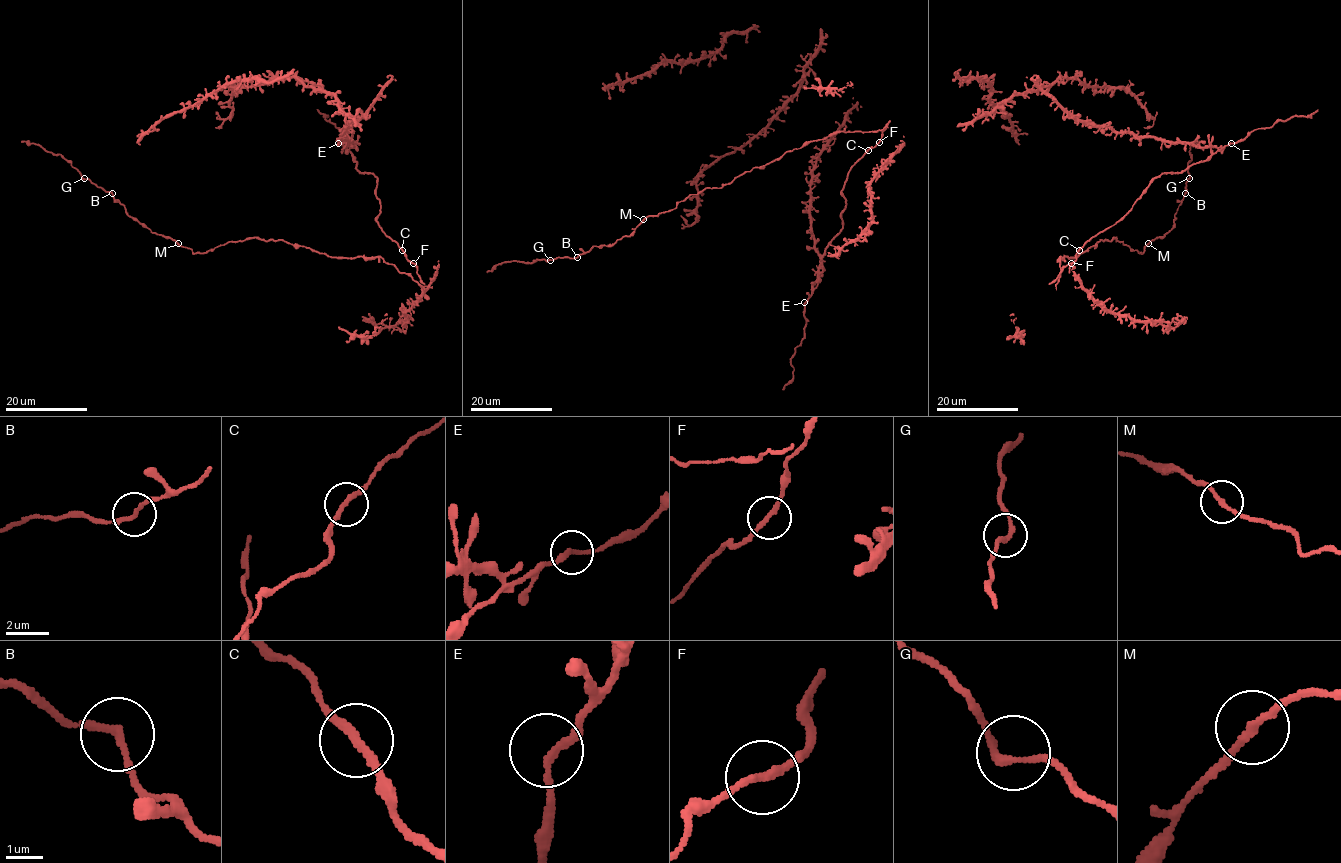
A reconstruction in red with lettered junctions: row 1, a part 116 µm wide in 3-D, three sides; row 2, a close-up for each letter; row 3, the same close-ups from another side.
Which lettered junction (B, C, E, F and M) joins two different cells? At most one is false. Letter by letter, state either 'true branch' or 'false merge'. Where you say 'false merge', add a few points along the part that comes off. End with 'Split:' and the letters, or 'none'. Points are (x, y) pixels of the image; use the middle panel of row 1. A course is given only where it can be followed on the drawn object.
B: true branch
C: true branch
E: true branch
F: true branch
M: true branch
Split: none

